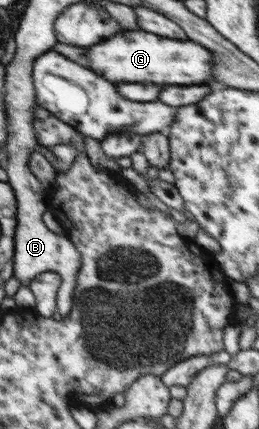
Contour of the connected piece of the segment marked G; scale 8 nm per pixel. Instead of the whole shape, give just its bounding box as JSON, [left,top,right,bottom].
[86,31,212,85]

